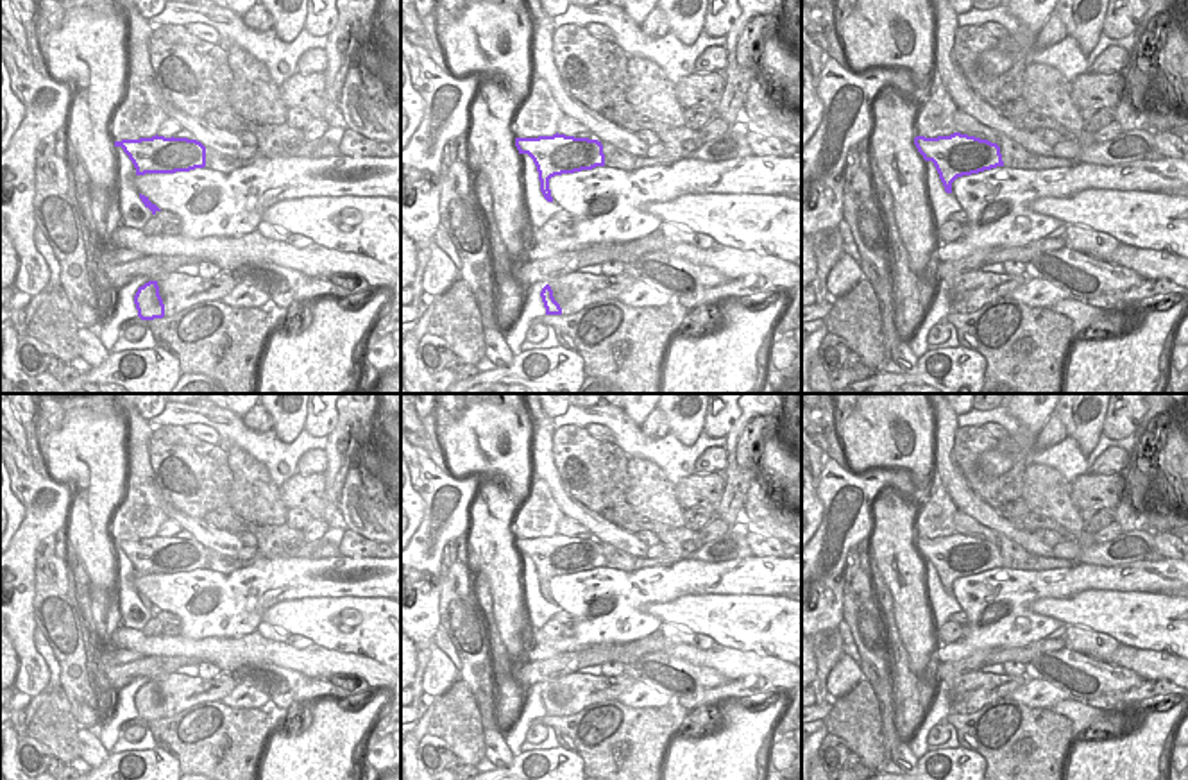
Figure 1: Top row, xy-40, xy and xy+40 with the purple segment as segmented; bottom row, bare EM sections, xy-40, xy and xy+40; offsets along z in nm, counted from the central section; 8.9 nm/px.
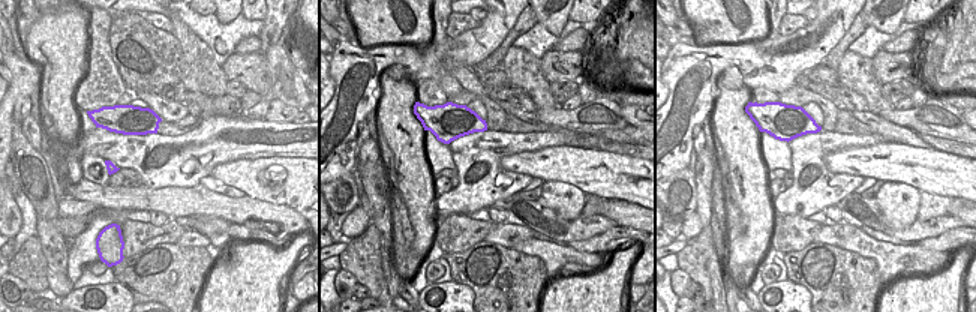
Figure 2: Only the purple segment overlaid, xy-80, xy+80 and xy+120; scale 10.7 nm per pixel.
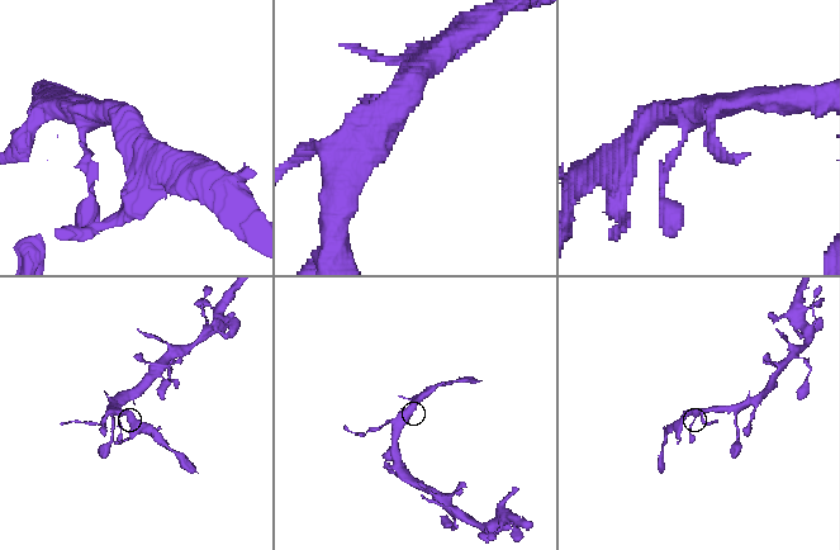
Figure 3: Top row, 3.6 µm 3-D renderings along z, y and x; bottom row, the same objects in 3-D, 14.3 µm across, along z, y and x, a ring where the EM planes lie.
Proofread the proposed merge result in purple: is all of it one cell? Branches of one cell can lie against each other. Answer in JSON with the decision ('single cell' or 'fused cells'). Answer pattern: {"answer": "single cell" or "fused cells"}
{"answer": "single cell"}

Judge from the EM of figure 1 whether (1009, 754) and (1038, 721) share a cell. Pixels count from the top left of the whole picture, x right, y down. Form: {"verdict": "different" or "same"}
{"verdict": "same"}

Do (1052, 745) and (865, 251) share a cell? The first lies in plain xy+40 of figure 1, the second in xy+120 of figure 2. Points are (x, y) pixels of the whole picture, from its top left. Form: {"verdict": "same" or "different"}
{"verdict": "different"}

